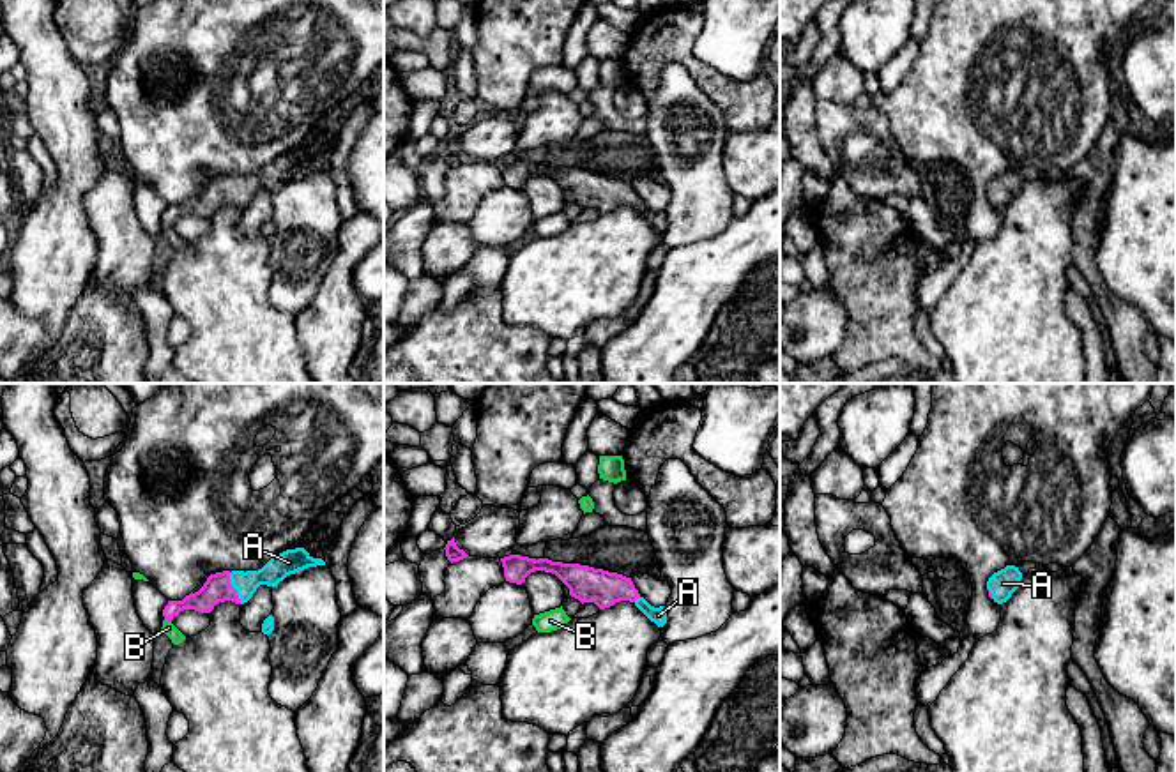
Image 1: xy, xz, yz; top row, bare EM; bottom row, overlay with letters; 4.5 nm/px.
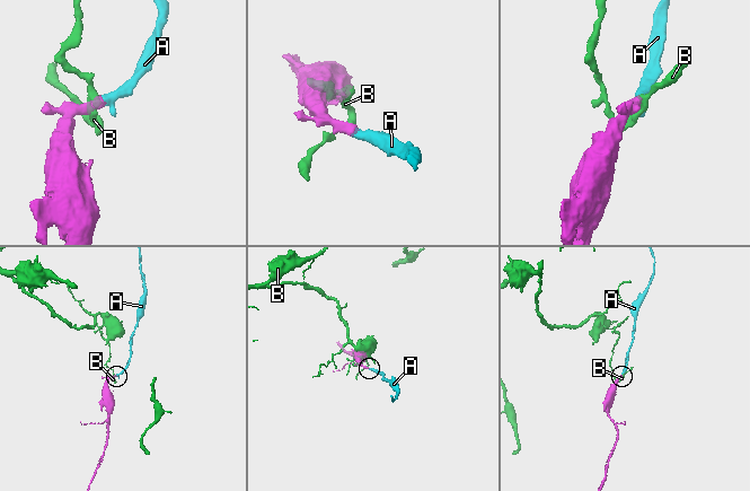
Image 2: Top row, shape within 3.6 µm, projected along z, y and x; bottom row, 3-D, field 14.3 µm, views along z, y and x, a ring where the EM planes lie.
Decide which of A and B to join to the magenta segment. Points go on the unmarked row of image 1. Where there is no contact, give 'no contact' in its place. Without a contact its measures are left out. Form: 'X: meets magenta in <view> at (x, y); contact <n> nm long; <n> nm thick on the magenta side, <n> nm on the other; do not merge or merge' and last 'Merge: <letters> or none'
A: meets magenta in xy at (234, 193); contact 160 nm long; 130 nm thick on the magenta side, 110 nm on the other; merge
B: meets magenta in xy at (168, 225); contact 40 nm long; 120 nm thick on the magenta side, 60 nm on the other; do not merge
Merge: A

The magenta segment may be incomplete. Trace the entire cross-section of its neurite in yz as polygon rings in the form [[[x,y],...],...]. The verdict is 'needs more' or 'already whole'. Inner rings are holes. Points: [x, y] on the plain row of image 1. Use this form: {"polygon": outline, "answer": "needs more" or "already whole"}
{"polygon": [[[1006,170],[1004,173],[994,177],[987,185],[989,201],[1003,208],[1019,193],[1022,177],[1015,170]]], "answer": "needs more"}

